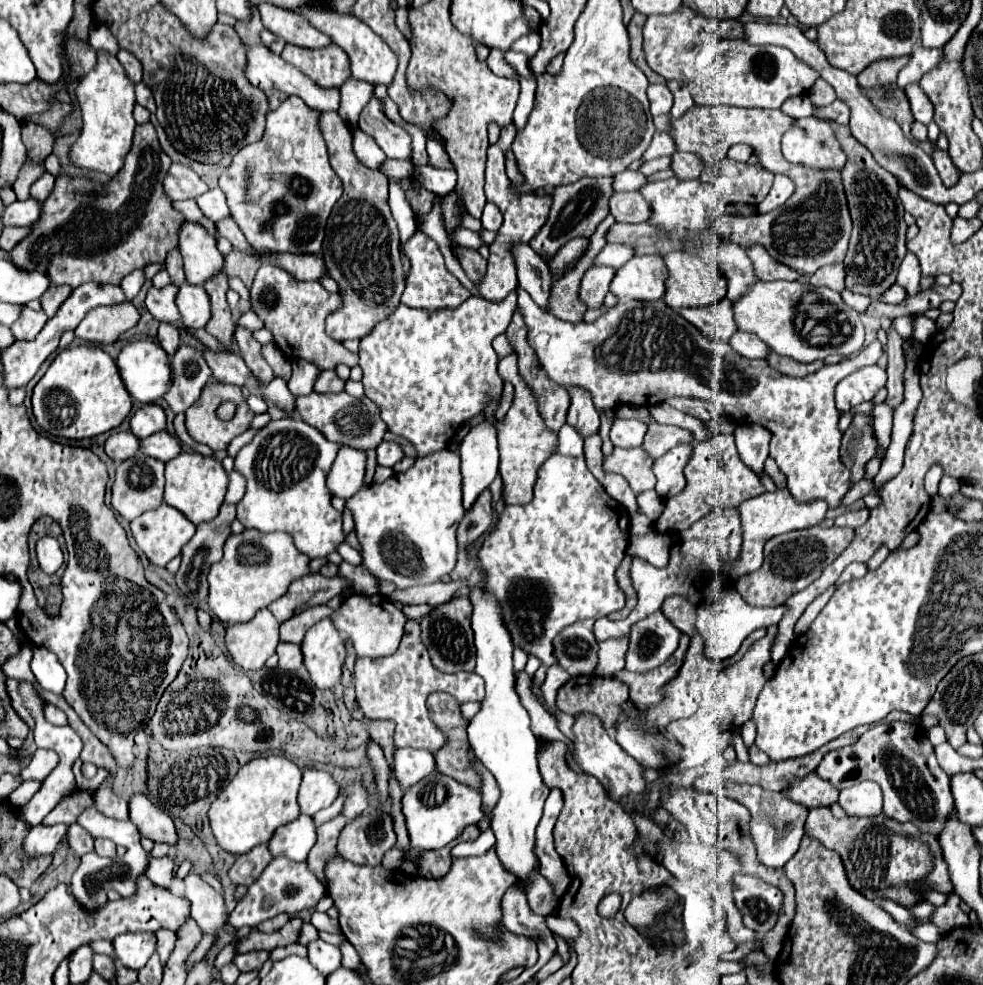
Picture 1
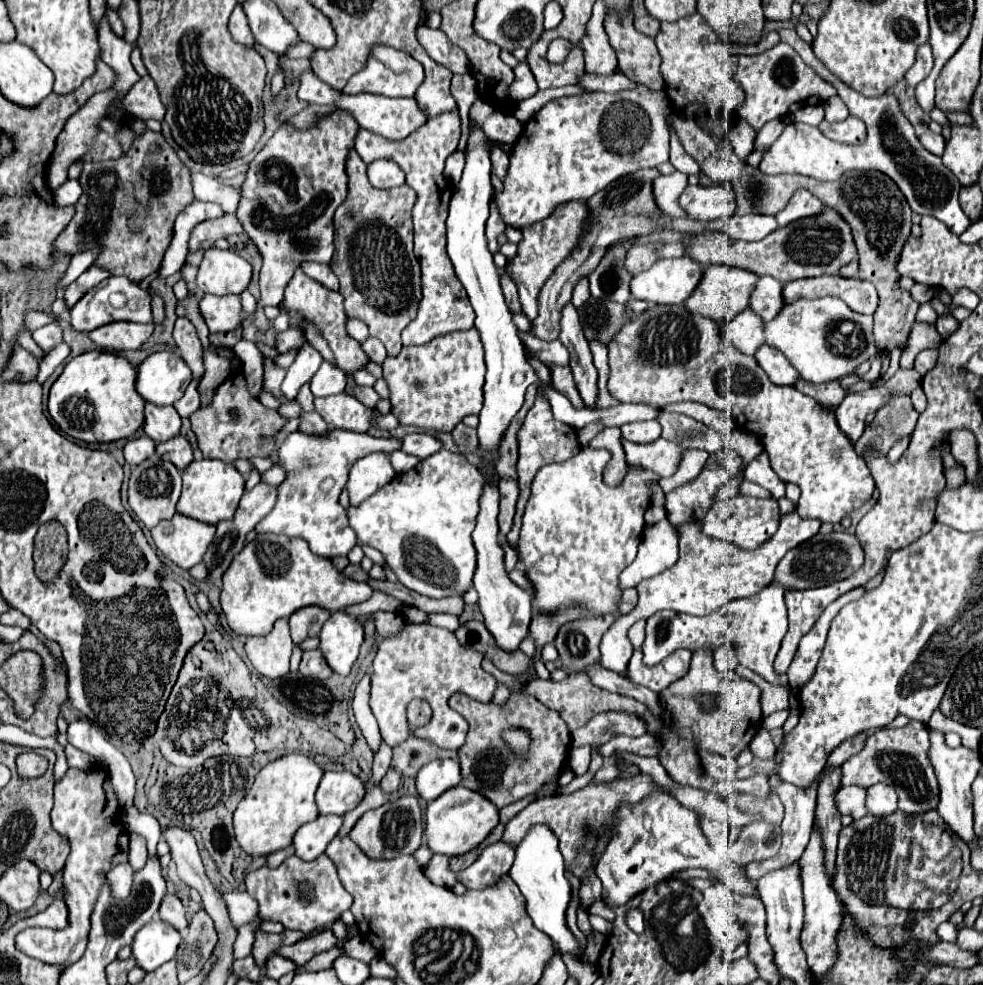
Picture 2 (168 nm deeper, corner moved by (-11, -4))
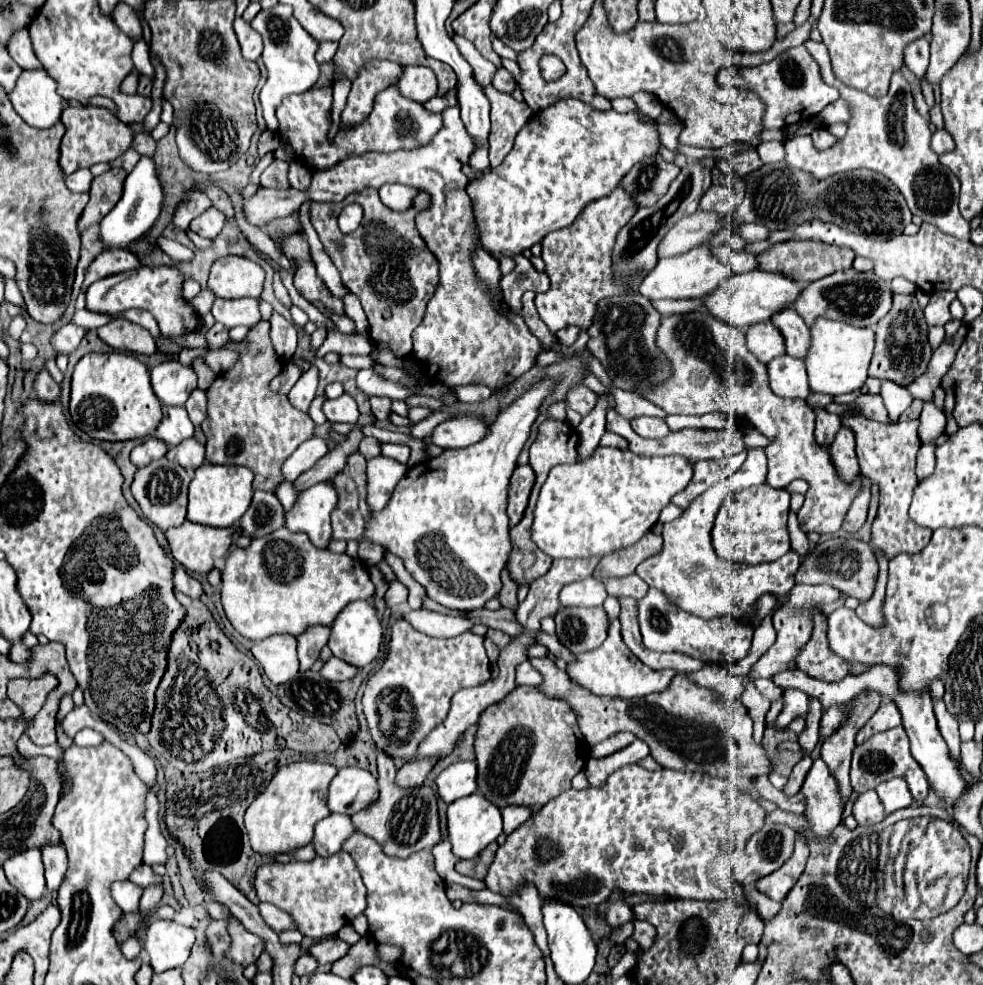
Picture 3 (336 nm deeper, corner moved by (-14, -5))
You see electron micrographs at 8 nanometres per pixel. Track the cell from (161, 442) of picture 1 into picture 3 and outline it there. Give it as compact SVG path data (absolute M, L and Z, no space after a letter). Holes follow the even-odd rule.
M188 438L188 440L180 442L178 446L172 446L168 450L166 458L178 462L180 466L184 466L188 470L196 470L204 462L204 446L200 442L196 442L194 438Z

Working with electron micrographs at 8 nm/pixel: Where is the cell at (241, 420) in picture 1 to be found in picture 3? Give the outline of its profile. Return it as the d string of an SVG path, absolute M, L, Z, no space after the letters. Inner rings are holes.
M262 320L258 326L252 326L246 340L242 342L228 342L226 348L232 348L240 352L238 362L234 368L228 372L220 374L212 386L206 390L208 394L208 416L202 422L202 432L206 434L206 460L210 464L236 464L236 466L246 466L254 472L254 488L256 490L270 490L274 492L276 484L282 482L280 466L284 460L292 454L292 446L300 446L304 440L308 440L314 435L315 424L306 412L296 410L286 396L272 394L268 390L268 384L274 376L280 374L282 370L282 360L276 356L272 350L270 342L270 322Z

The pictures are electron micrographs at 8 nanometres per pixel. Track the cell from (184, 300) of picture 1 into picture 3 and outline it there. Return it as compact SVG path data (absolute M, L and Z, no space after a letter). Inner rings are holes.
M216 298L212 306L212 316L216 322L224 324L226 328L234 328L234 326L252 328L260 322L258 302L254 298L240 298L240 300Z

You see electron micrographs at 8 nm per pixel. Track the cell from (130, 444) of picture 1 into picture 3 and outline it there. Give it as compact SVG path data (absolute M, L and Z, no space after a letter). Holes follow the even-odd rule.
M155 437L146 438L142 444L138 444L138 446L132 450L130 460L132 460L132 464L134 464L136 468L142 468L142 466L146 466L146 464L150 464L150 462L162 458L162 456L166 454L166 450L168 450L168 446L166 446L162 440L158 440L158 438Z

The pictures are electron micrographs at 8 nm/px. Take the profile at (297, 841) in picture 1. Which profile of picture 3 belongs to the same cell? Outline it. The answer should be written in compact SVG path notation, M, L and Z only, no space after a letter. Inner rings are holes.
M330 814L316 824L312 846L318 856L332 856L340 850L342 842L354 834L354 824L346 814Z

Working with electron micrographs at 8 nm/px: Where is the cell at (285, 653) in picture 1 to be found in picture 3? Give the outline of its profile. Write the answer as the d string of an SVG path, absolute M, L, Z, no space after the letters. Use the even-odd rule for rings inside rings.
M336 656L328 658L328 660L324 662L324 666L320 668L320 674L322 674L326 680L348 680L348 678L356 676L356 672L358 672L358 670L356 670L354 666L350 666L350 664L346 664L346 662L338 660Z

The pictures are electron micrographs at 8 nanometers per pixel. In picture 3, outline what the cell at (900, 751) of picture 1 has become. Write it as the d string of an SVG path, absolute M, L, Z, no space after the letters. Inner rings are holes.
M902 726L874 734L872 738L868 738L868 742L856 746L854 754L852 754L850 780L852 780L852 788L854 788L856 794L874 790L874 782L884 782L884 780L894 778L894 776L904 778L908 782L908 788L910 788L912 798L916 802L924 802L928 798L930 784L926 780L924 770L920 768L920 764L910 754L910 738L908 738L908 734Z

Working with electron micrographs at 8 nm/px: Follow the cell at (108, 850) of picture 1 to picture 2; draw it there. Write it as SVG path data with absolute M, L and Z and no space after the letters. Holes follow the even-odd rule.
M129 863L125 865L117 865L109 875L107 875L107 881L113 883L113 897L117 899L125 899L129 893L131 893L131 883L133 883L133 869Z

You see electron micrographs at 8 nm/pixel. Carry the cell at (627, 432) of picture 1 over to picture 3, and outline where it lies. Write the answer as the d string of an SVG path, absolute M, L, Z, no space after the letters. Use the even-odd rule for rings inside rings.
M640 416L632 420L632 430L644 438L664 438L670 430L662 418Z

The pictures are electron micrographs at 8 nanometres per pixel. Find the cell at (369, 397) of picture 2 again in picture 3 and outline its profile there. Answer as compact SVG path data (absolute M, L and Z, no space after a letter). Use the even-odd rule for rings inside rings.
M370 396L370 408L372 408L372 414L376 414L378 420L386 420L388 414L390 414L390 398Z

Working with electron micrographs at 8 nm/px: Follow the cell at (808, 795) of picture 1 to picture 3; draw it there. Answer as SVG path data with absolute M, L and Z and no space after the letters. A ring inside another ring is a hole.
M870 790L870 792L858 794L858 798L852 806L852 816L856 818L856 822L860 826L866 826L866 824L878 824L886 816L886 812L884 812L876 792Z

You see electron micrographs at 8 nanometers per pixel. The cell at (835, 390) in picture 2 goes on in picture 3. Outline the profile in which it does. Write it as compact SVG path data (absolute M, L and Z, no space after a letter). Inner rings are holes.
M814 408L814 414L816 414L816 432L814 432L816 440L818 444L830 446L834 434L840 428L840 416L830 414L826 408Z

